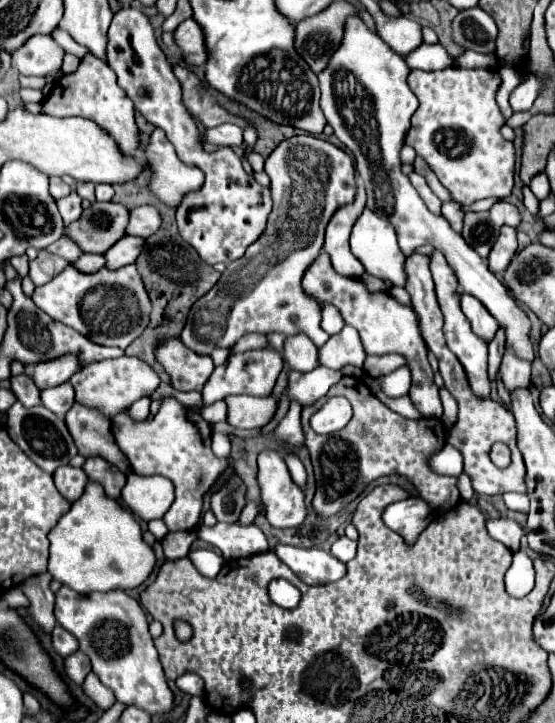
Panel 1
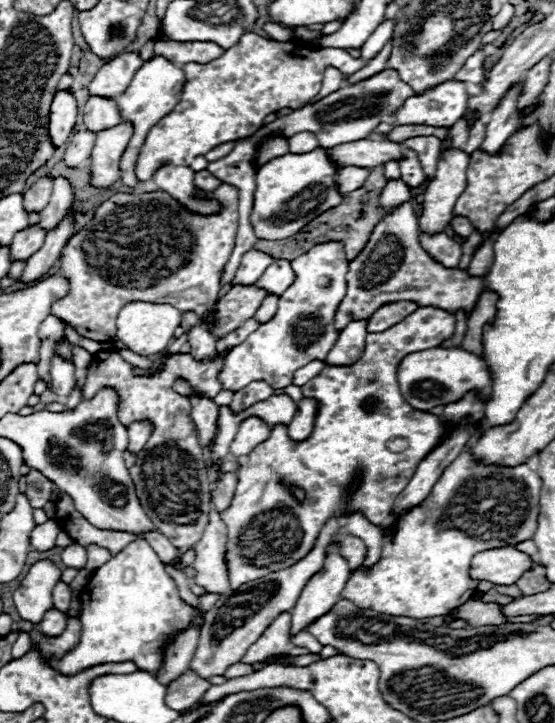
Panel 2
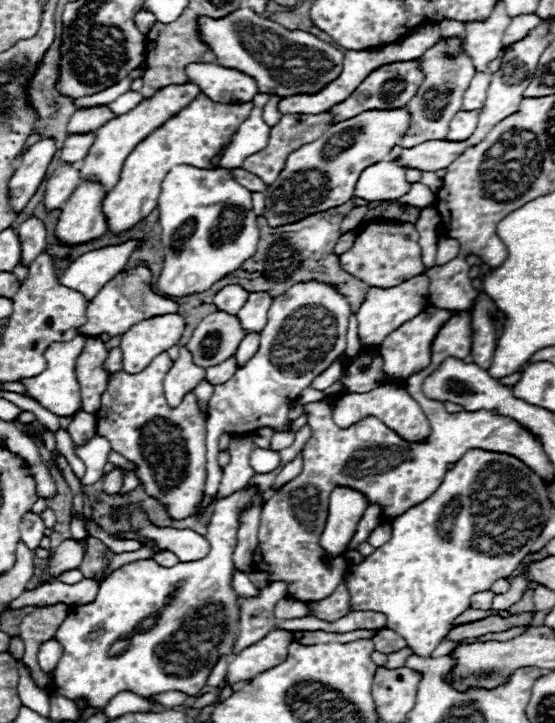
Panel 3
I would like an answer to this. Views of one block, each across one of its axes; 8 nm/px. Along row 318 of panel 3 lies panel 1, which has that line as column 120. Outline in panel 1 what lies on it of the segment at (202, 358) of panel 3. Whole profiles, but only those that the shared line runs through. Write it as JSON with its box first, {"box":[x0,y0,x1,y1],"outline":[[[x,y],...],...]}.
{"box":[68,202,130,254],"outline":[[[94,202],[68,226],[68,234],[84,252],[104,254],[124,236],[128,218],[130,210],[118,202]]]}

